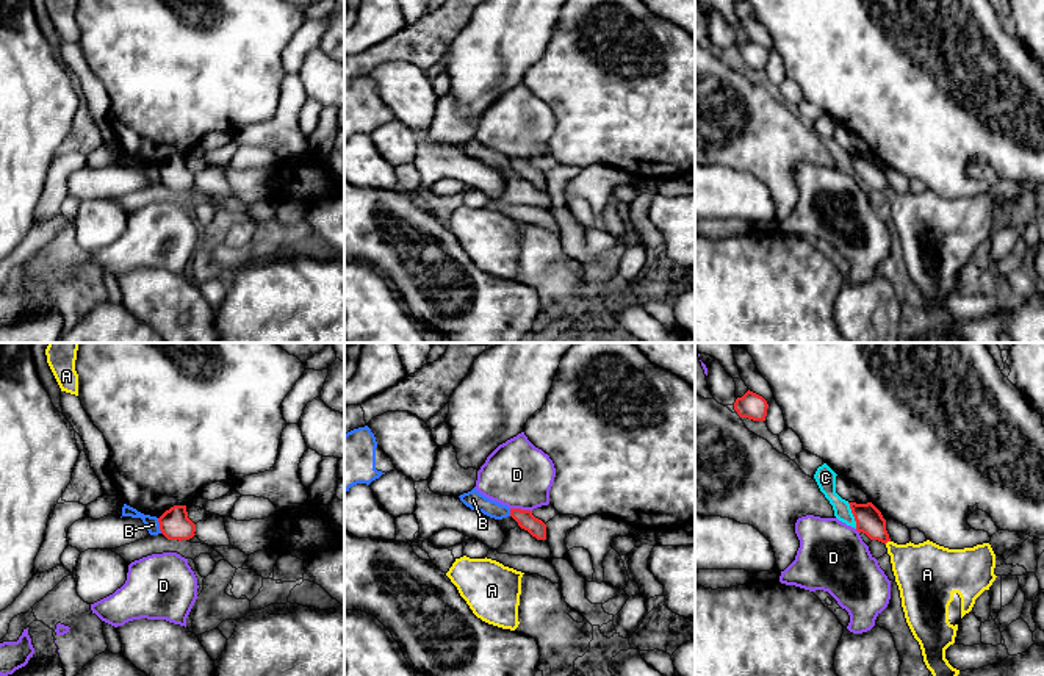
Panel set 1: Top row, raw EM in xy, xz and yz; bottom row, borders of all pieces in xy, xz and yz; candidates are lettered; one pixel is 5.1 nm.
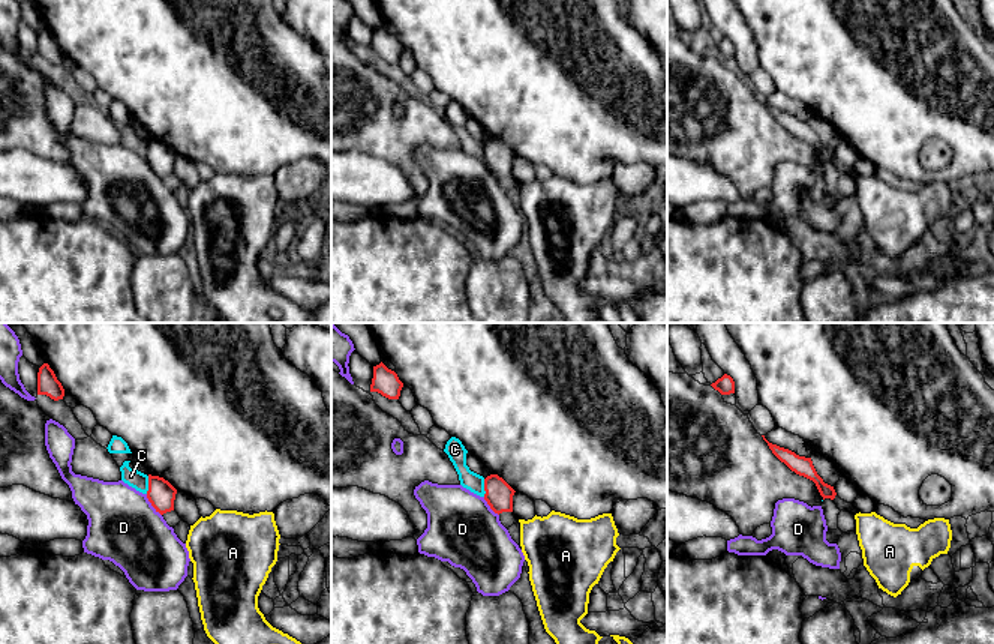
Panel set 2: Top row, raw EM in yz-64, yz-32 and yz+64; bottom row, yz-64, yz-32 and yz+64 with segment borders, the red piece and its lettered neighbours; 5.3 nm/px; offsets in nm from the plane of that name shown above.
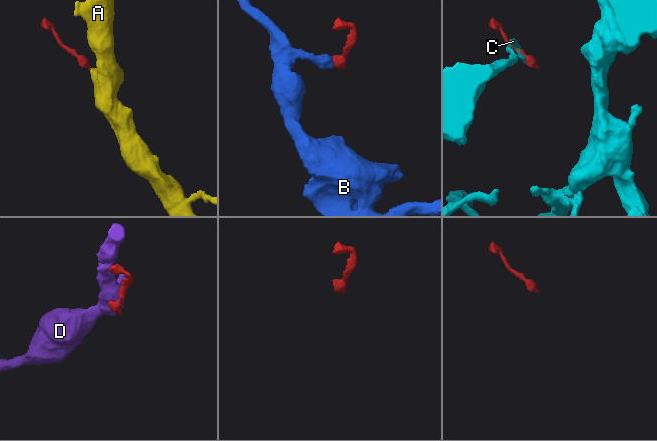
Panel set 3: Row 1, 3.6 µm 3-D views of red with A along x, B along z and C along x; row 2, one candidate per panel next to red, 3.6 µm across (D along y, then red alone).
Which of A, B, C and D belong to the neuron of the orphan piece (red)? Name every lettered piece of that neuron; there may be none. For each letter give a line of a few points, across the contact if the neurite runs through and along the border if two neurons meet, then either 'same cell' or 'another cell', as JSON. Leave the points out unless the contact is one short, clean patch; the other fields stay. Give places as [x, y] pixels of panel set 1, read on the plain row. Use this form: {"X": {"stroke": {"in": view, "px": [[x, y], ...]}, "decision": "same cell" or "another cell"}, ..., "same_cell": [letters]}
{"A": {"stroke": {"in": "yz", "px": [[869, 169], [886, 191], [924, 222]]}, "decision": "same cell"}, "B": {"stroke": {"in": "xy", "px": [[157, 168], [162, 182]]}, "decision": "another cell"}, "C": {"stroke": {"in": "yz", "px": [[847, 152], [856, 177]]}, "decision": "another cell"}, "D": {"stroke": {"in": "xz", "px": [[511, 157], [531, 161]]}, "decision": "another cell"}, "same_cell": ["A"]}

